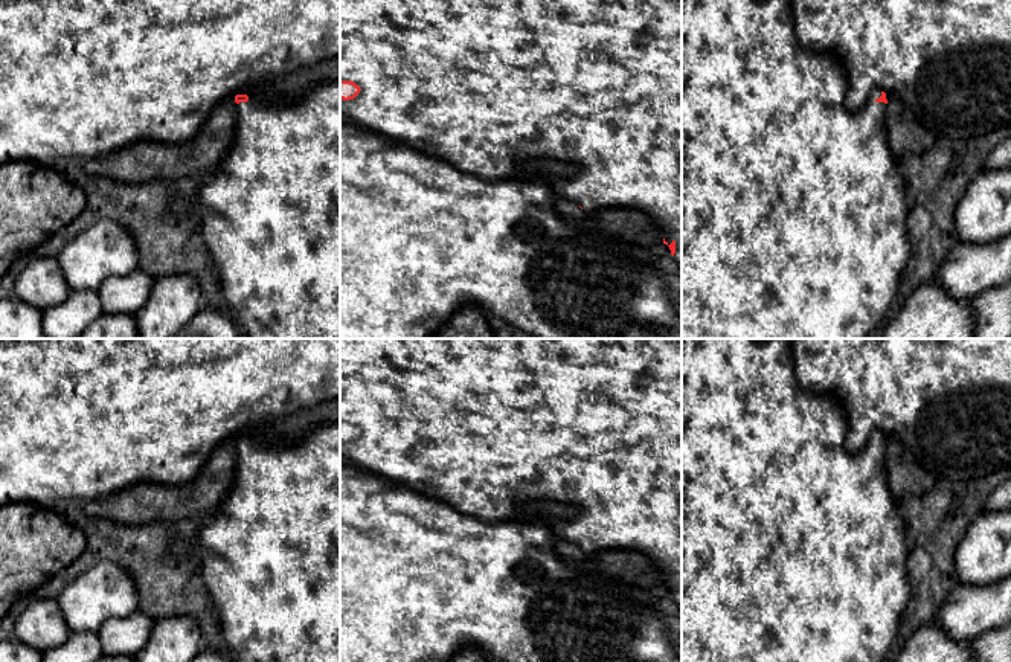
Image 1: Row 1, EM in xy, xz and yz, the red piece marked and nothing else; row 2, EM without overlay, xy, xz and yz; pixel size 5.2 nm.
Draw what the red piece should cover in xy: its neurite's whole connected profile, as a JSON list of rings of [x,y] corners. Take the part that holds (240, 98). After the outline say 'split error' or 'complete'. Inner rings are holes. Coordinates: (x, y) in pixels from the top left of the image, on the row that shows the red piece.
[[[339,79],[339,81],[328,81],[328,82],[320,82],[320,84],[316,84],[316,85],[313,85],[313,87],[310,87],[310,88],[307,88],[307,90],[305,90],[305,93],[303,93],[303,95],[302,95],[302,96],[300,96],[300,98],[299,98],[299,99],[296,99],[296,101],[293,101],[293,102],[291,102],[291,104],[281,104],[281,102],[279,102],[279,101],[281,101],[281,99],[274,99],[274,101],[273,101],[273,102],[271,102],[271,104],[262,104],[262,102],[261,102],[261,101],[259,101],[259,99],[258,99],[258,98],[256,98],[256,96],[255,96],[255,93],[253,93],[253,96],[252,96],[252,98],[249,98],[249,96],[247,96],[247,95],[236,95],[236,96],[235,96],[235,102],[236,102],[236,105],[235,105],[235,111],[236,111],[236,124],[235,124],[235,131],[233,131],[233,142],[232,142],[232,145],[230,145],[230,148],[229,148],[229,151],[227,151],[227,154],[226,154],[226,157],[224,157],[224,160],[223,160],[223,162],[221,162],[221,163],[220,163],[220,166],[218,166],[218,168],[217,168],[217,169],[215,169],[215,171],[213,171],[213,172],[212,172],[212,174],[210,174],[210,177],[209,177],[209,178],[207,178],[207,180],[206,180],[206,182],[204,182],[204,183],[203,183],[203,185],[201,185],[201,186],[200,186],[200,188],[198,188],[198,191],[197,191],[197,195],[195,195],[195,200],[197,200],[197,204],[195,204],[195,207],[194,207],[194,215],[195,215],[195,218],[197,218],[197,226],[198,226],[198,235],[200,235],[200,236],[201,236],[201,238],[203,238],[203,243],[204,243],[204,247],[207,247],[207,249],[209,249],[209,252],[210,252],[210,256],[212,256],[212,261],[213,261],[213,264],[215,264],[215,267],[217,267],[217,272],[218,272],[218,282],[220,282],[220,287],[221,287],[221,293],[223,293],[223,297],[224,297],[224,300],[226,300],[226,304],[227,304],[227,313],[229,313],[229,314],[230,314],[230,316],[232,316],[232,319],[233,319],[233,322],[235,322],[235,323],[236,323],[236,325],[238,325],[238,326],[239,326],[239,328],[241,328],[241,333],[242,333],[242,339],[340,339],[340,79]]]; split error

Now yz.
[[[682,0],[682,339],[869,339],[884,326],[915,250],[906,229],[910,204],[887,142],[886,93],[857,111],[845,107],[845,95],[843,66],[801,44],[791,0]]]; split error

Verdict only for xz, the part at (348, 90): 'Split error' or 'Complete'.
Split error

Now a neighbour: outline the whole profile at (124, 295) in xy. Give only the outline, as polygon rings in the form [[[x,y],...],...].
[[[136,268],[133,273],[105,279],[96,290],[104,314],[136,314],[148,300],[154,279]]]

